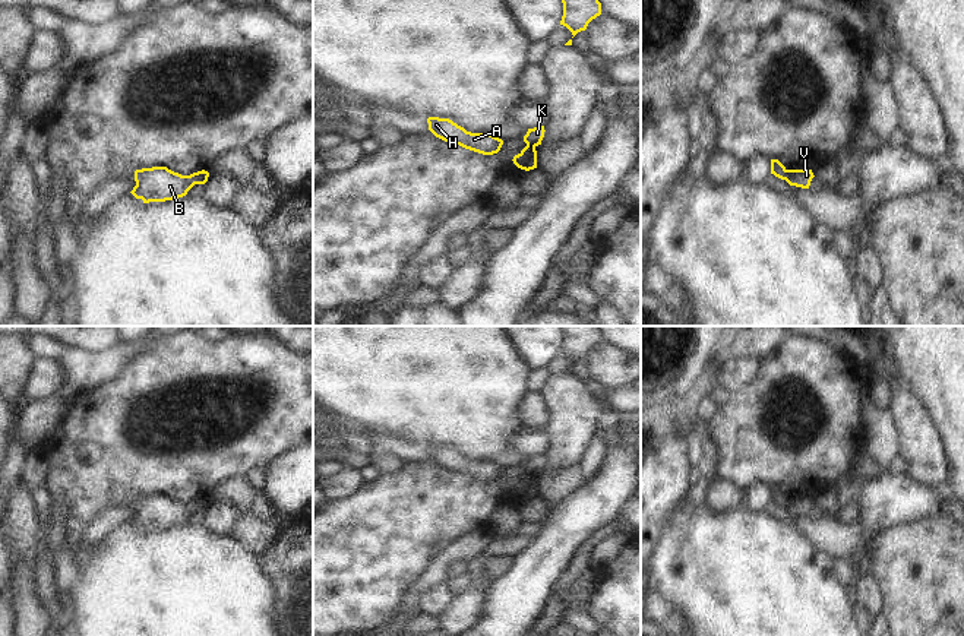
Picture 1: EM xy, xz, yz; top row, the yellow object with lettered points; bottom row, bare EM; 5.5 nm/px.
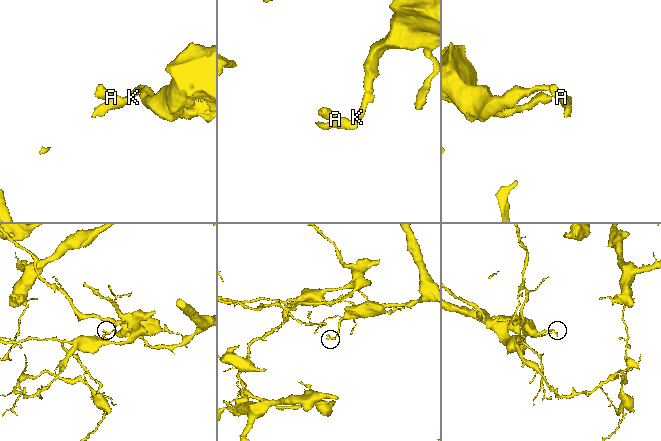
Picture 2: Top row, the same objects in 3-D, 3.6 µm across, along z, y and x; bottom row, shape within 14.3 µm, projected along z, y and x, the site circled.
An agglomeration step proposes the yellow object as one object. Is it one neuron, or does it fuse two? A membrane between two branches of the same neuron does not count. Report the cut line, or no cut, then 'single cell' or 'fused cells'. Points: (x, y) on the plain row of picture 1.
yz (789, 497), (784, 506) | fused cells

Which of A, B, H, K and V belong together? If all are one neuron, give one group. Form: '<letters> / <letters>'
A B H V / K

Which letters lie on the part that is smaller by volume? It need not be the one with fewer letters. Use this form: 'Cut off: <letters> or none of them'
Cut off: A, B, H, V

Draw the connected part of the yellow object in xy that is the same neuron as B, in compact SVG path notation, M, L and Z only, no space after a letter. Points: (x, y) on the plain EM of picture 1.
M167 494L142 496L135 499L136 513L130 520L143 531L173 528L186 523L195 512L205 512L208 504L205 497L181 503Z

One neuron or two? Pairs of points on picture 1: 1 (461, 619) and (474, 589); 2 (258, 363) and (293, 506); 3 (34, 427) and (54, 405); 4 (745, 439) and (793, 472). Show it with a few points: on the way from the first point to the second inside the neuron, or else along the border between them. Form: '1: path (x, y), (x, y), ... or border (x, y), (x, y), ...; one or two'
1: path (462, 611), (473, 597); one
2: border (297, 445), (283, 451), (264, 467); two
3: path (40, 421), (50, 411); one
4: path (757, 439), (781, 461); one

